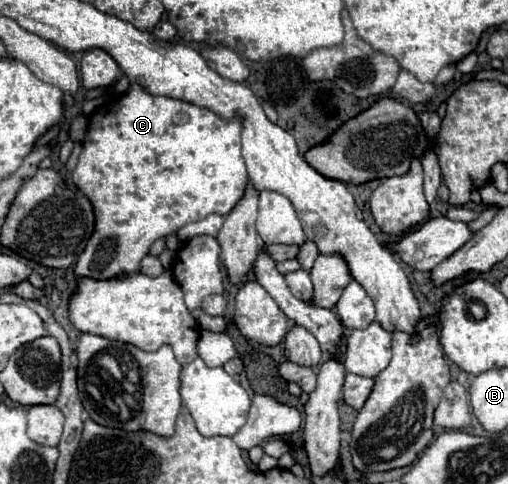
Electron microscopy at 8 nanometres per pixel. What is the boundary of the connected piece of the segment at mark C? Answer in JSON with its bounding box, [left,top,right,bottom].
[72,83,248,279]

